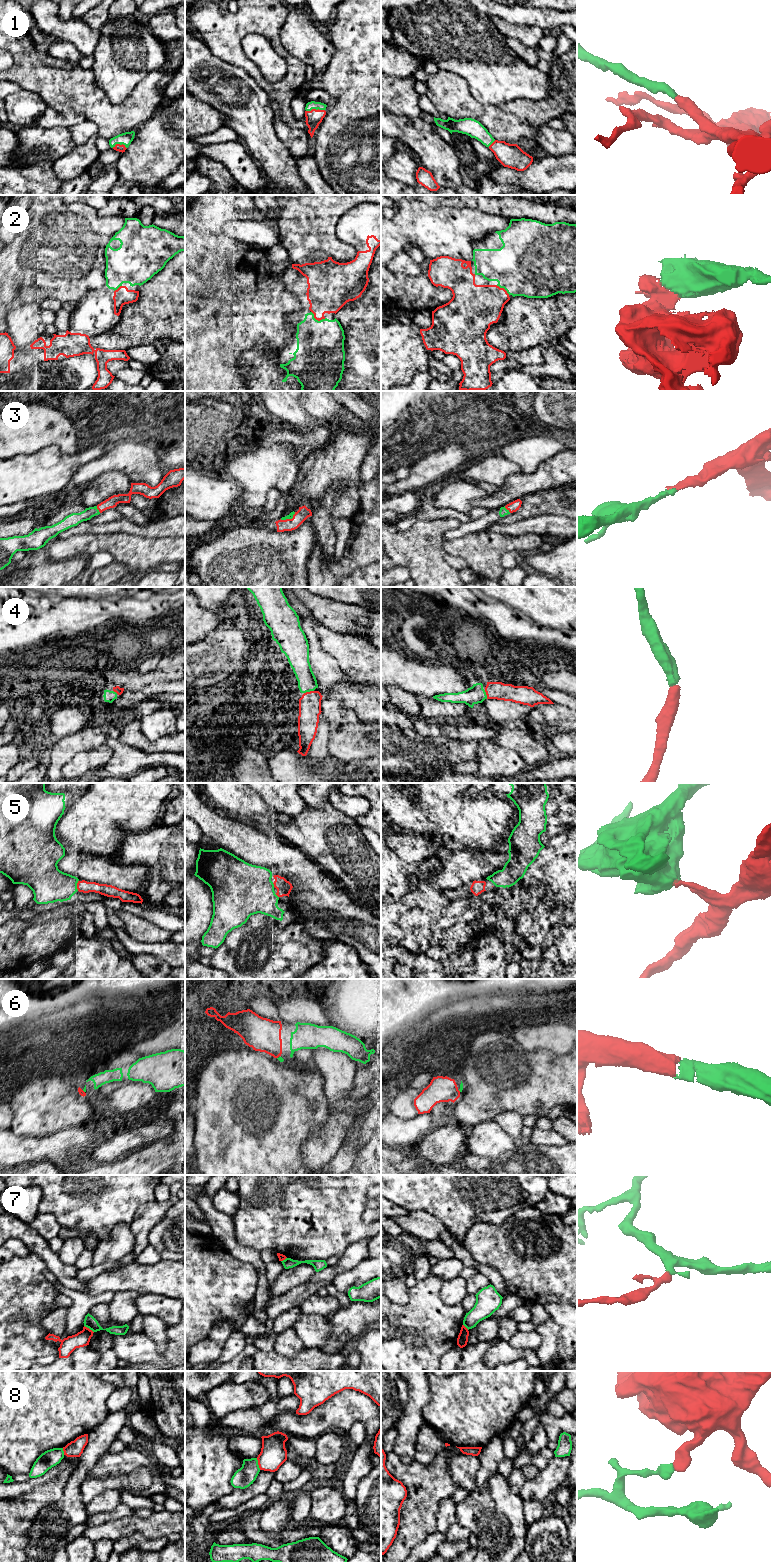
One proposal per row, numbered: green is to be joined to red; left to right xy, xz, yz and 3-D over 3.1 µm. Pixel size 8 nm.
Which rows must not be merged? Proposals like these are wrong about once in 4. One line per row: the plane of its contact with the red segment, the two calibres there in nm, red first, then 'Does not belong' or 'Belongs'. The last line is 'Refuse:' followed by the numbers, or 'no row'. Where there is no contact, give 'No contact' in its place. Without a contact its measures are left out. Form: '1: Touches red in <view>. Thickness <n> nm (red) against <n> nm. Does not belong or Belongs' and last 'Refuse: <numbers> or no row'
1: Touches red in xz. Thickness 130 nm (red) against 70 nm. Belongs
2: Touches red in xz. Thickness 340 nm (red) against 380 nm. Belongs
3: Touches red in yz. Thickness 80 nm (red) against 70 nm. Belongs
4: Touches red in xz. Thickness 180 nm (red) against 150 nm. Belongs
5: Touches red in xy. Thickness 100 nm (red) against 280 nm. Belongs
6: Touches red in xy. Thickness 50 nm (red) against 20 nm. Belongs
7: Touches red in xy. Thickness 120 nm (red) against 100 nm. Does not belong
8: Touches red in xz. Thickness 220 nm (red) against 160 nm. Does not belong
Refuse: 7, 8

